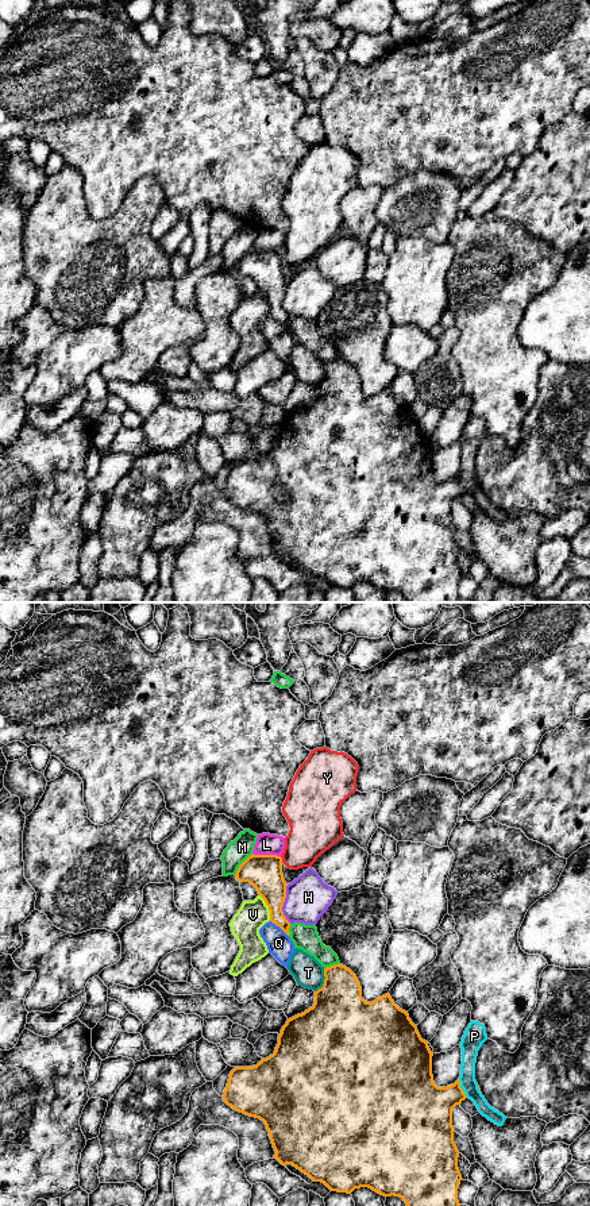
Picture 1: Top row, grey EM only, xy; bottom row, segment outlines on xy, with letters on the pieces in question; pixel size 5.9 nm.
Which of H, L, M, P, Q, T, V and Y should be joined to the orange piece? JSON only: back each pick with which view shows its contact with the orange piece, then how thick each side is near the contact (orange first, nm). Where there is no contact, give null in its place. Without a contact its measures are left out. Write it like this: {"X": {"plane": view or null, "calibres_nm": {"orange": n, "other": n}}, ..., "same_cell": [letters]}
{"same_cell": []}

